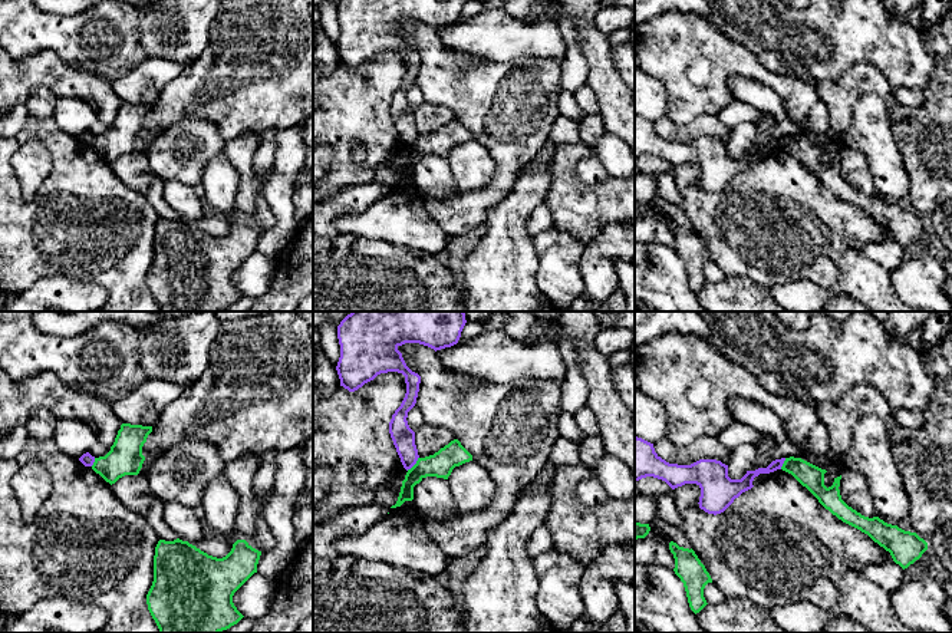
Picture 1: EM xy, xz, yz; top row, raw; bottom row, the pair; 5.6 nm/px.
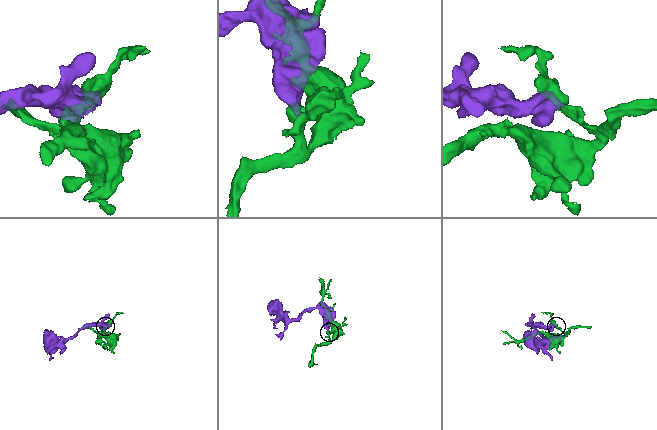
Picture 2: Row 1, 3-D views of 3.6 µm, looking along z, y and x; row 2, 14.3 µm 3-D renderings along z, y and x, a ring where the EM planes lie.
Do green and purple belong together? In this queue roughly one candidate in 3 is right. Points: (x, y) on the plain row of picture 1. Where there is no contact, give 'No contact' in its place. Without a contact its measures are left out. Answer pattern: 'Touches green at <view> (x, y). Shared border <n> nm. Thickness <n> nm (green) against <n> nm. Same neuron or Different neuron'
Touches green at xz (415, 142). Shared border 100 nm. Thickness 140 nm (green) against 130 nm. Different neuron

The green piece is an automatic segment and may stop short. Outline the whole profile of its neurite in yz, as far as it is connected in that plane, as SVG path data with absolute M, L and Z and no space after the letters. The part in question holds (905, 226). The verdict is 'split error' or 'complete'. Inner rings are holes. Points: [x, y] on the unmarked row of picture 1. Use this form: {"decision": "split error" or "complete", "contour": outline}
{"decision": "complete", "contour": "M785 136L783 149L791 152L806 165L818 181L843 201L867 212L874 221L890 231L893 240L903 248L913 243L928 228L928 221L916 211L905 210L879 195L864 195L849 185L840 174L841 154L834 156L831 165L824 164L826 148L821 148L801 136Z"}

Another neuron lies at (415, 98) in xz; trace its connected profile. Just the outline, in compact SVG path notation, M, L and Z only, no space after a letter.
M414 85L414 86L408 90L406 99L408 99L409 106L411 106L414 111L416 111L416 109L425 102L424 93L422 93L422 90L419 89L418 85Z

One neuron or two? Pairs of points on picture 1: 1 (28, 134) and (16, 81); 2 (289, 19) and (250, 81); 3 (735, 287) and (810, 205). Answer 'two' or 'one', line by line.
1: two
2: one
3: two

